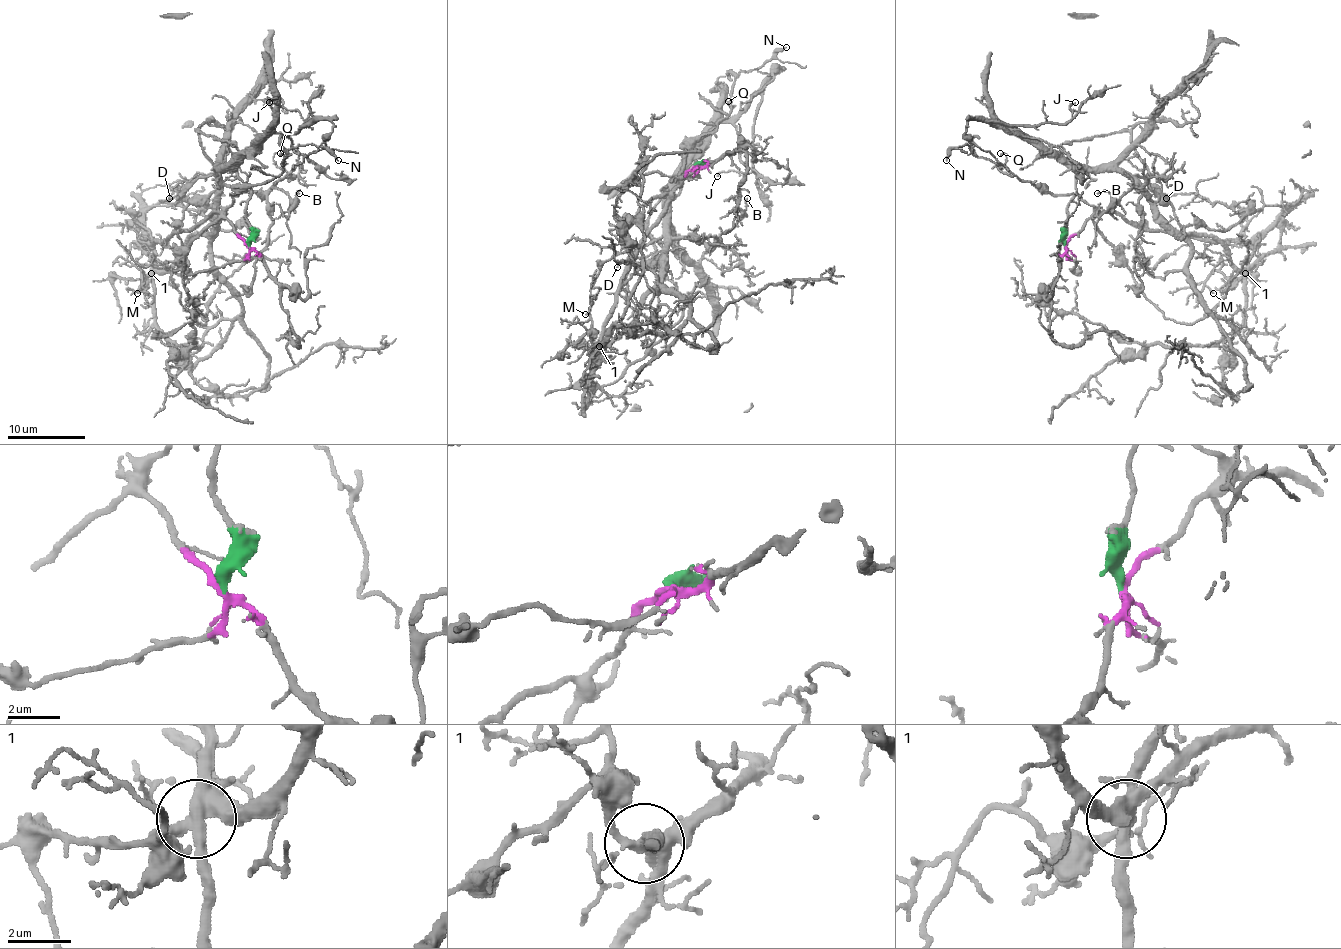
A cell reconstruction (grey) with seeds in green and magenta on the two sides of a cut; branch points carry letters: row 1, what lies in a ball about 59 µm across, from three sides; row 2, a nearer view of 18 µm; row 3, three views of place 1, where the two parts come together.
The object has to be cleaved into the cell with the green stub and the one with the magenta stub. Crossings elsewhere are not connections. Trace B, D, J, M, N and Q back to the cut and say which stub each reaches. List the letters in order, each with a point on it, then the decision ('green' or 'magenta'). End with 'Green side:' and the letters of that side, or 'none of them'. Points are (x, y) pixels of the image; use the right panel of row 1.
B: place (1097, 193); green
D: place (1166, 198); magenta
J: place (1075, 102); green
M: place (1213, 293); green
N: place (946, 160); magenta
Q: place (1000, 153); magenta
Green side: B, J, M

